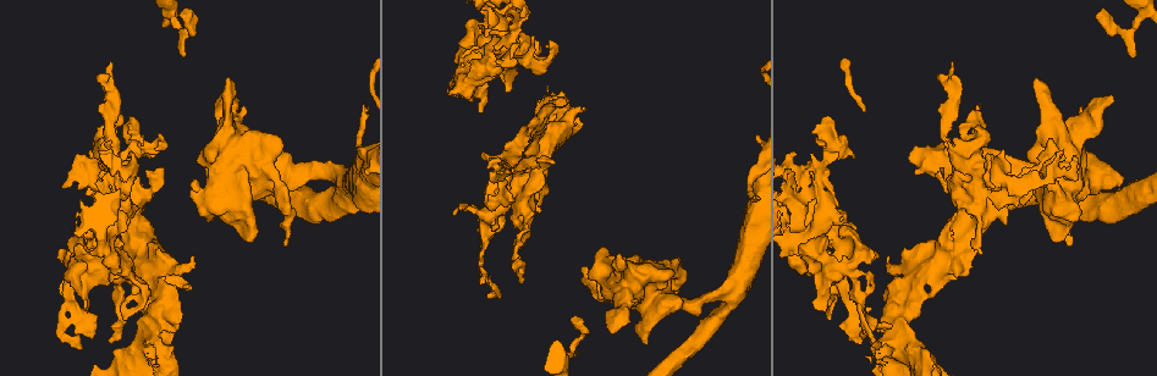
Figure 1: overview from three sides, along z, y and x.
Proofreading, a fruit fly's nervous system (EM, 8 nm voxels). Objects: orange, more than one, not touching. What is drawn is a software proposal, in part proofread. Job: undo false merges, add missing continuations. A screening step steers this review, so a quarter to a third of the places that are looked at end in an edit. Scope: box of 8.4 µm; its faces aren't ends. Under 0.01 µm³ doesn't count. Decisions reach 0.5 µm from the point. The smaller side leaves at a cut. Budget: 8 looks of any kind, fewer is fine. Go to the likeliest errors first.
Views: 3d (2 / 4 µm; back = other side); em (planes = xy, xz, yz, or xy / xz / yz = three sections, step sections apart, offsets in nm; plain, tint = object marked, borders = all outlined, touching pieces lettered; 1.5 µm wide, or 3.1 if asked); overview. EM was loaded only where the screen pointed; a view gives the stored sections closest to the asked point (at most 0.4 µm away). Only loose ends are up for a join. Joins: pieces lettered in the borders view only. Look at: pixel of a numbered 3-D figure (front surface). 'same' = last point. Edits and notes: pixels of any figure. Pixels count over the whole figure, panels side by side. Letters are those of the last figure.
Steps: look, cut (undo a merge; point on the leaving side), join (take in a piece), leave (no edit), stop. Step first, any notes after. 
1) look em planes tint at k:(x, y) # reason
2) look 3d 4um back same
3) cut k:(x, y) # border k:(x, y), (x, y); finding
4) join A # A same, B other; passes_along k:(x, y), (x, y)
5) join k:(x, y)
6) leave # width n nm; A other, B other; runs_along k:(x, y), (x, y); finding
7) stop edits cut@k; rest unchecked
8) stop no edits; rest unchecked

look em yz step 4 borders at 1:(614, 315) # sudden change in width

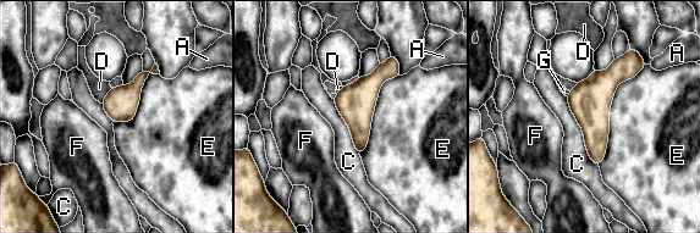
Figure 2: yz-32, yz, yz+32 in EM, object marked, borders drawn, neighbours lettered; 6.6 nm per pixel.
look em planes borders same

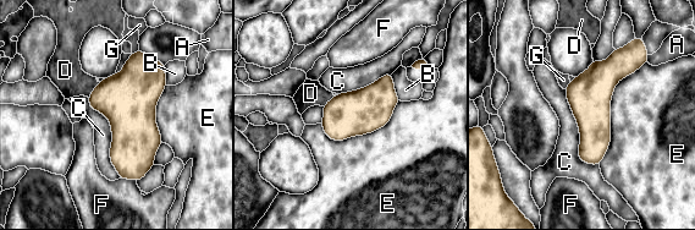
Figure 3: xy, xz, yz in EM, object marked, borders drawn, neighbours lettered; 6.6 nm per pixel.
leave # longest_contact E 750 nm; A other, B other, C other, D other, E other, F other, G other; continuous, no second cell

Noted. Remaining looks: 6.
look em xz step 4 tint at 1:(824, 308)

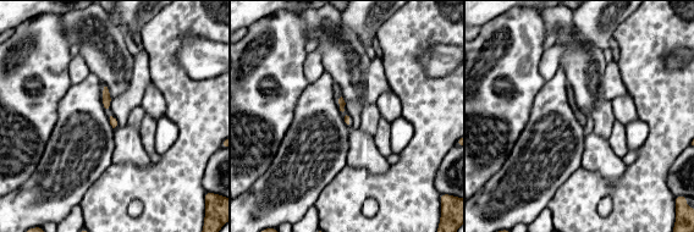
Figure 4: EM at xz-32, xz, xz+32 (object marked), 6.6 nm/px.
look em planes borders same # another direction

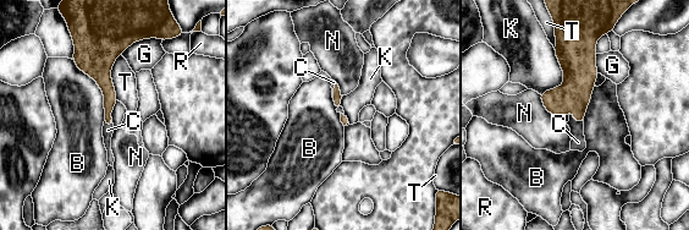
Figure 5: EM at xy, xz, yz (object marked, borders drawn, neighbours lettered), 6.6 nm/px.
join C # B other, C same, G other, K other, N other, R other, T other; passes_along 5:(574, 94), (575, 120), (578, 142); it goes on there

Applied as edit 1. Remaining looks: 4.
look overview

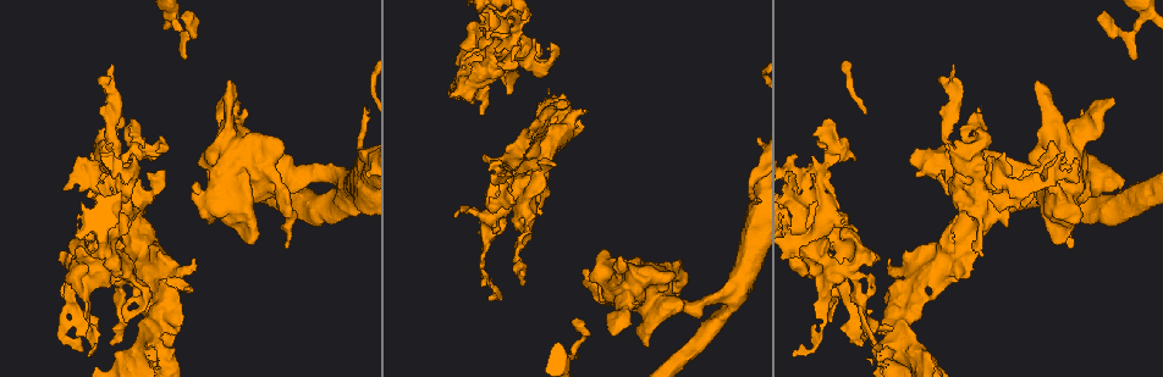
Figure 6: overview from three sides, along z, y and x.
look 3d 4um back at 6:(1138, 58) # branch stops here

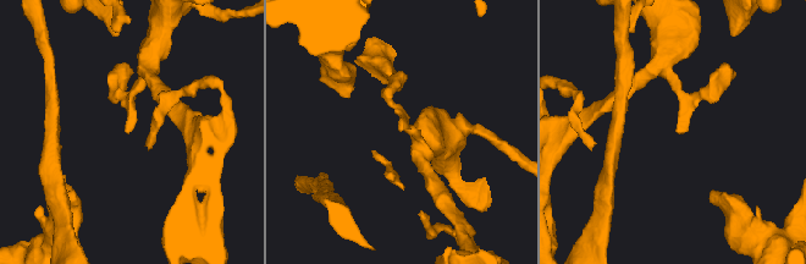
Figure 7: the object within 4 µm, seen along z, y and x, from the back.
look em planes borders at 7:(402, 128)

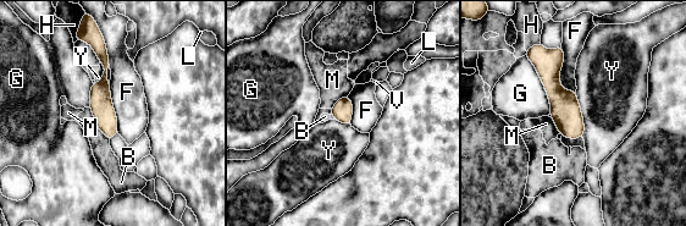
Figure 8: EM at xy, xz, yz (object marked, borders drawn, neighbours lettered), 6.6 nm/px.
leave # B other, F other, G other, H other, L other, M other, V other, Y other; no lettered piece goes on from it

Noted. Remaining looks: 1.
stop edits join@5; rest unchecked

